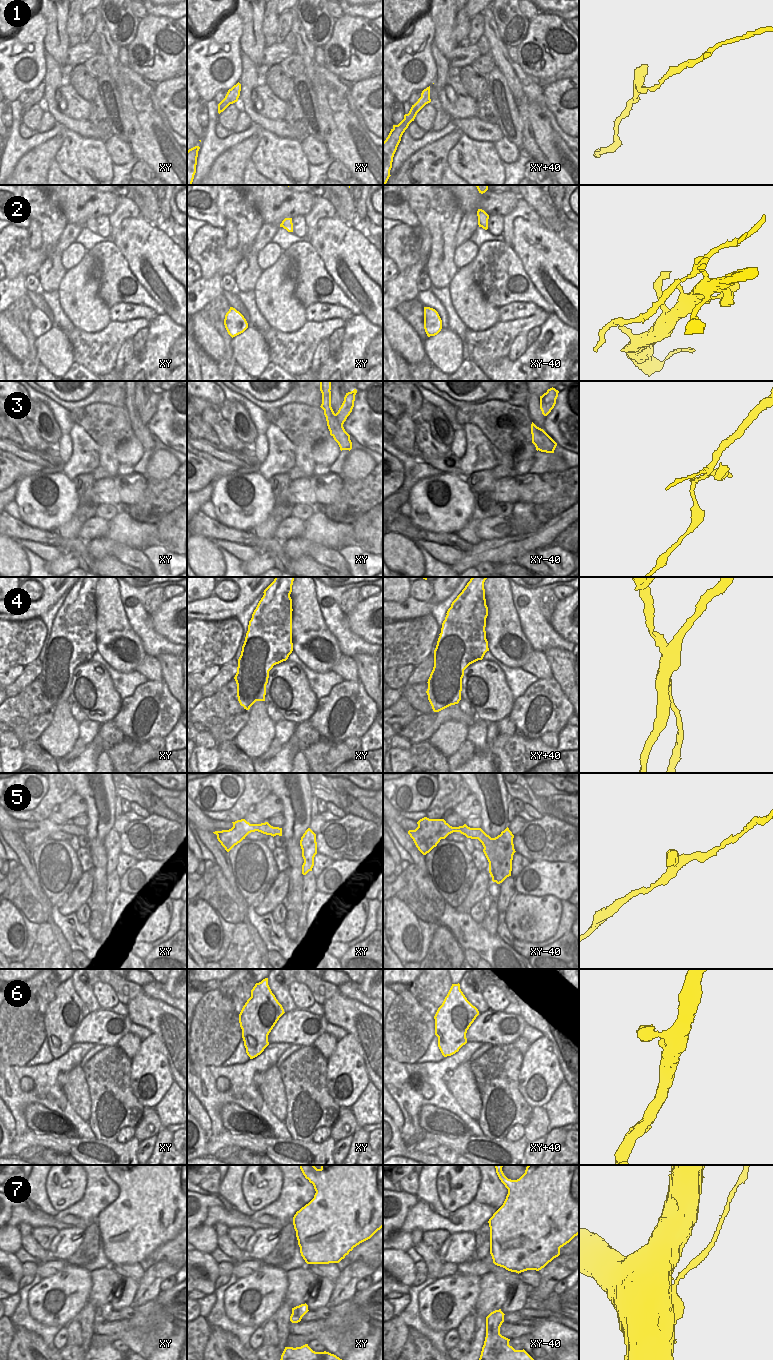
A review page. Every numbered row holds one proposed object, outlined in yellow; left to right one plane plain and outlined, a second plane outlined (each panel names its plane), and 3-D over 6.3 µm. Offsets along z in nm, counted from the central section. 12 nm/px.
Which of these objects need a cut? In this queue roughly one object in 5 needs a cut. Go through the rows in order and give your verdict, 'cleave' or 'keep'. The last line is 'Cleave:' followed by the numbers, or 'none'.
1: keep
2: cleave
3: cleave
4: cleave
5: keep
6: keep
7: cleave
Cleave: 2, 3, 4, 7

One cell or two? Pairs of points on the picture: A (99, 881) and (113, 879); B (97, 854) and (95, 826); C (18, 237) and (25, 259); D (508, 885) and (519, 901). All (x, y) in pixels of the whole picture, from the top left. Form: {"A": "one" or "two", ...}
{"A": "two", "B": "one", "C": "one", "D": "two"}

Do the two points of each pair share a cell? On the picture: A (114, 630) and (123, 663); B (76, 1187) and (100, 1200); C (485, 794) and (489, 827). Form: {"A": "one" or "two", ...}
{"A": "one", "B": "two", "C": "one"}

